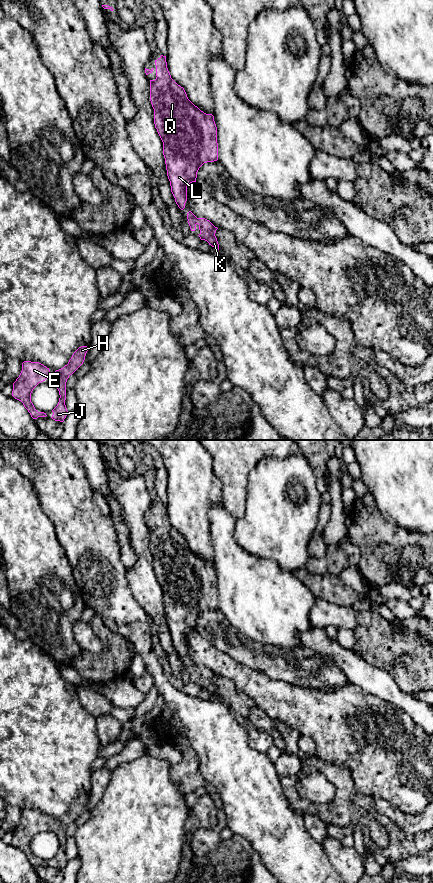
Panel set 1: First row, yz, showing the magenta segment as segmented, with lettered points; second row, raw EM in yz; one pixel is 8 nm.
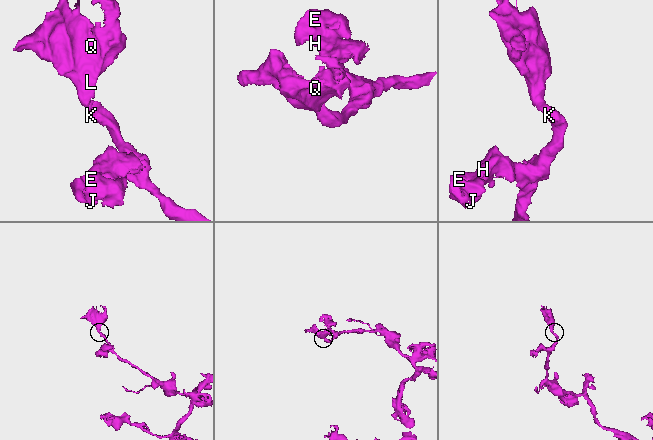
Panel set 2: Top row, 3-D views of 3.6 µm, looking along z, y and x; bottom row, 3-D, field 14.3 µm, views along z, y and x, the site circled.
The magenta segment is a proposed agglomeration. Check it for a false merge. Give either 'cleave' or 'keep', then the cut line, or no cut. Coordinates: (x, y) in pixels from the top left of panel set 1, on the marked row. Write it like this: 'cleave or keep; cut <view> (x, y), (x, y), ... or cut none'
keep; cut none

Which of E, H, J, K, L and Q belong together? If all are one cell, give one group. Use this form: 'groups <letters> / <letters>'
groups E H J K L Q

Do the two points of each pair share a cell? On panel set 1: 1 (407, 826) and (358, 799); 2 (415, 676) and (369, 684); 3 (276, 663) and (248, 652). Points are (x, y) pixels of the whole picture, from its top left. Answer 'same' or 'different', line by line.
1: different
2: different
3: same

